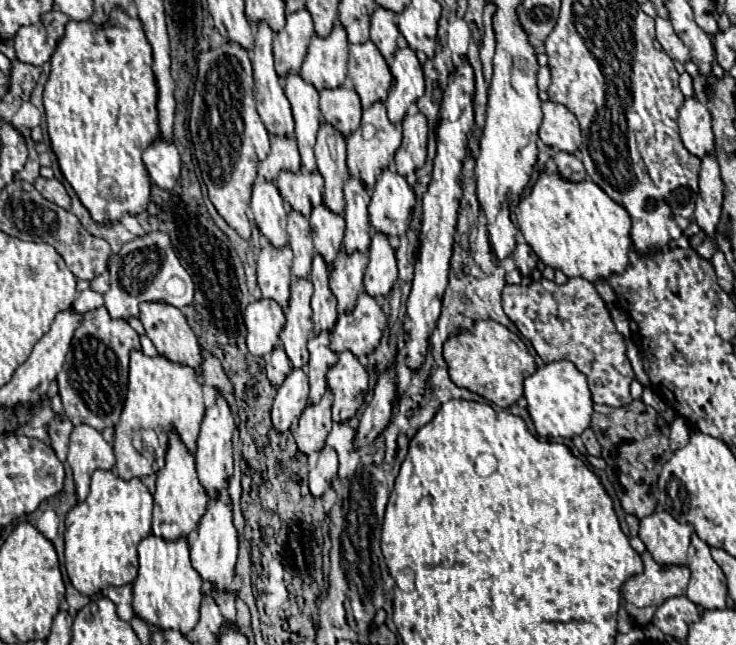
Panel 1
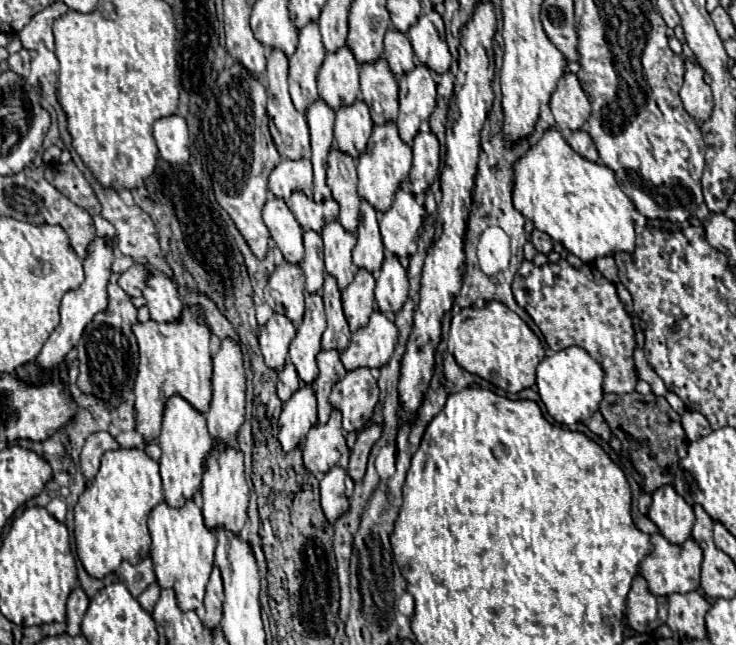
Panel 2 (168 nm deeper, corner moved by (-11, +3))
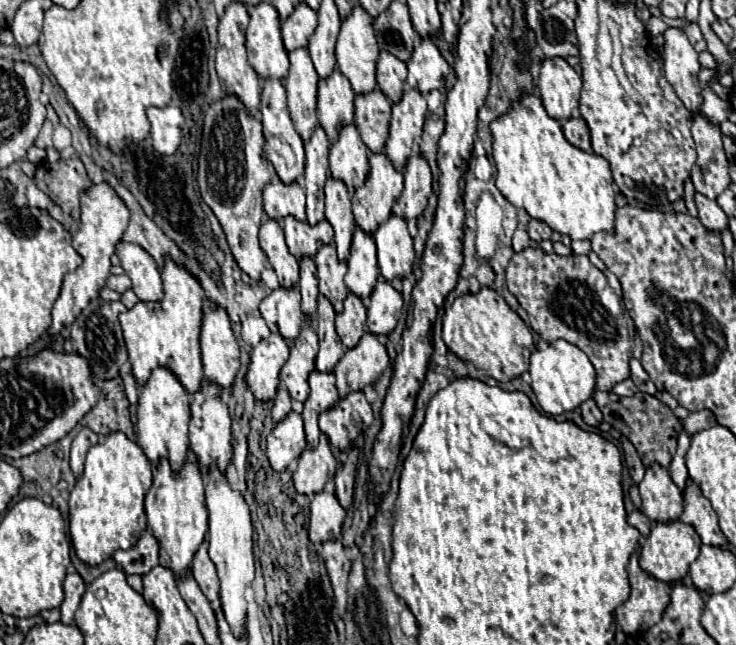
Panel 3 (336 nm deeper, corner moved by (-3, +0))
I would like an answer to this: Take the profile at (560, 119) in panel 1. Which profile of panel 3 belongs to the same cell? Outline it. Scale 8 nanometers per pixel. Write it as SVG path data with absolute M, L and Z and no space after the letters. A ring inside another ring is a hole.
M547 57L541 63L539 93L553 119L569 119L579 107L581 77L563 57Z

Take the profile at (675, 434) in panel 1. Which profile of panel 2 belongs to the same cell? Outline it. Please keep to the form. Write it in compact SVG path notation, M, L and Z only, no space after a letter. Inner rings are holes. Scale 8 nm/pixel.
M687 410L683 416L681 416L681 424L683 424L683 430L687 434L687 438L693 442L693 440L699 440L703 436L707 436L711 432L711 426L707 422L707 418L699 412L693 412L693 410Z

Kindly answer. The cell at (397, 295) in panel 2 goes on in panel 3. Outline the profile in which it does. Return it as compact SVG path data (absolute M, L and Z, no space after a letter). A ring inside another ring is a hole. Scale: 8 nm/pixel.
M379 279L367 307L367 329L375 335L389 335L403 309L401 293L397 293L385 279Z

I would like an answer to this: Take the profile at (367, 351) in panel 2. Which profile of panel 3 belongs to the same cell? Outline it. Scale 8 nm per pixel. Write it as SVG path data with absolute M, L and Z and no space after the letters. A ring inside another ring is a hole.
M365 333L357 347L345 351L343 359L335 367L339 397L347 393L363 391L367 385L375 385L379 375L389 367L387 349L371 333Z

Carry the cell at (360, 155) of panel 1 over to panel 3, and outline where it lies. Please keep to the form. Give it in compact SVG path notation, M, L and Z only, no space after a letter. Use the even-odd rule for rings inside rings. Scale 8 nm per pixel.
M381 153L369 155L371 173L361 189L353 193L353 215L357 227L373 235L375 229L387 221L393 203L403 191L403 175L391 165L391 161Z

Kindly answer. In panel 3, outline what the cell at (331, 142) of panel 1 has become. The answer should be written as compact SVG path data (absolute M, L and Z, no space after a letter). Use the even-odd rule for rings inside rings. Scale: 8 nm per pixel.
M329 177L325 185L325 219L331 223L335 231L337 257L345 263L349 257L351 237L355 231L355 219L351 213L351 201L345 183L333 177Z

